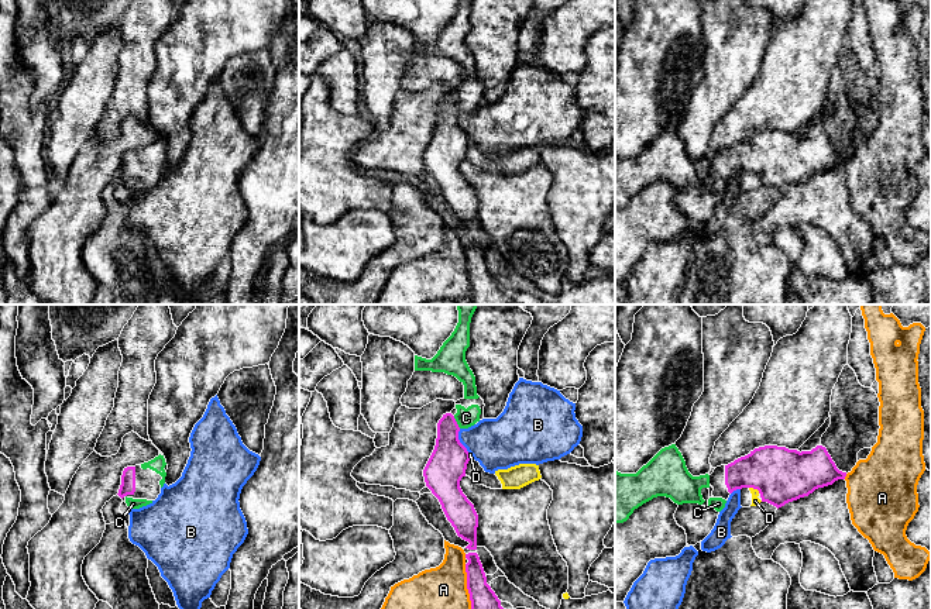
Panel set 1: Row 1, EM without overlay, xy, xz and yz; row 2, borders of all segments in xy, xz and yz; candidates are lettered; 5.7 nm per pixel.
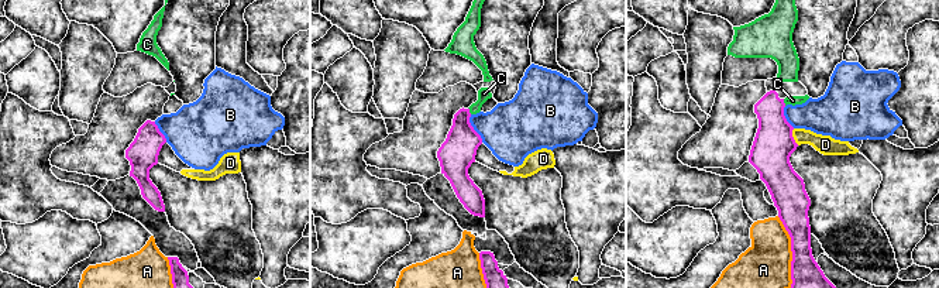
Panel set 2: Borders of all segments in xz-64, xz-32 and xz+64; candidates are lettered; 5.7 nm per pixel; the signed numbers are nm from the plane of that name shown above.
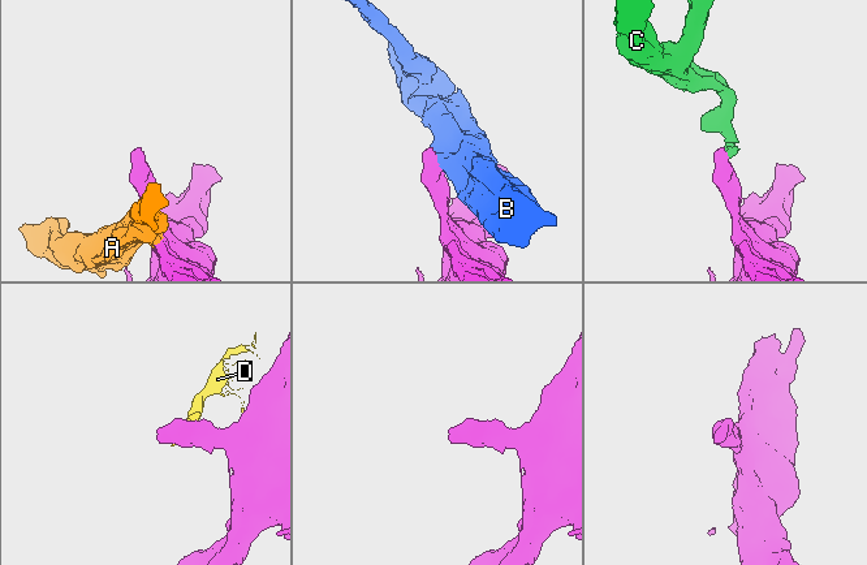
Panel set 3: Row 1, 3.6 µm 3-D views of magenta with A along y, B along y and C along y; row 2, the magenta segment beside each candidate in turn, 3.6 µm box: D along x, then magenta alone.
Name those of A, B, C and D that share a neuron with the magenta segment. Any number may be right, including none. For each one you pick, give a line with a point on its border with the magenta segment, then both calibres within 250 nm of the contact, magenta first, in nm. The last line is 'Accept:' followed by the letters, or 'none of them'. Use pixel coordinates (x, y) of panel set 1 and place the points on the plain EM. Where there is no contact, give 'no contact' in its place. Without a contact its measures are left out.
C: contact xz (456, 106); calibres 220 and 110 nm
Accept: C

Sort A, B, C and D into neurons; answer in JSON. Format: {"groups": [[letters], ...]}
{"groups": [["A"], ["B"], ["C"], ["D"]]}

